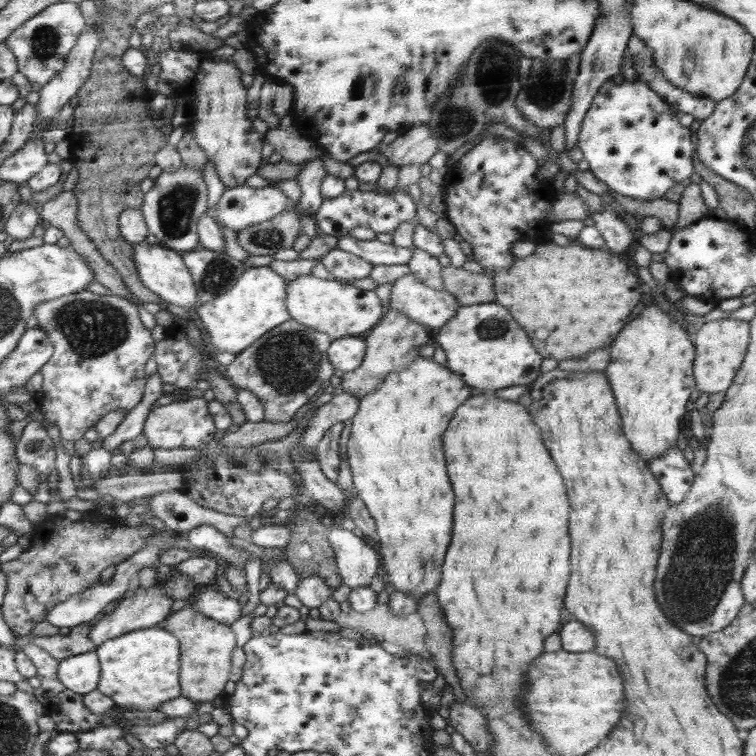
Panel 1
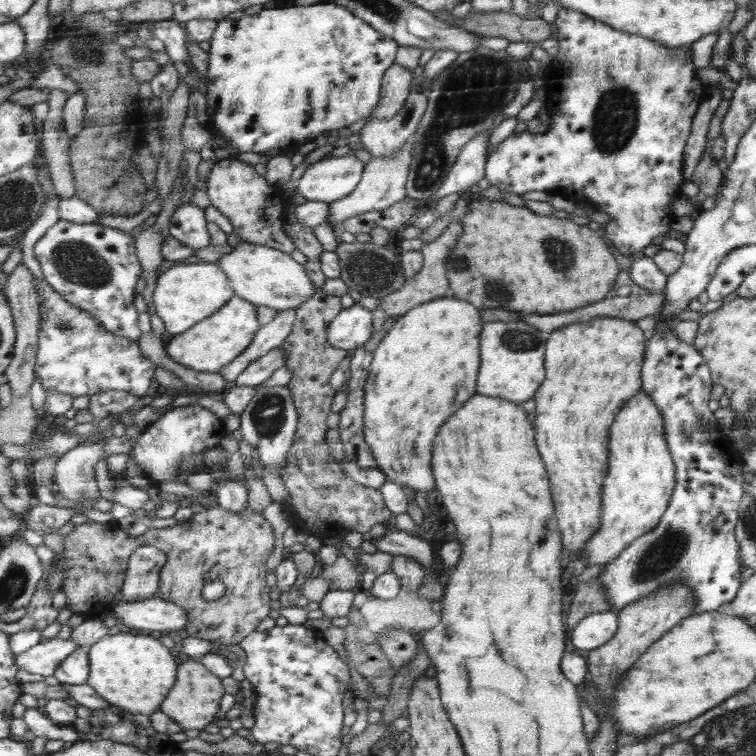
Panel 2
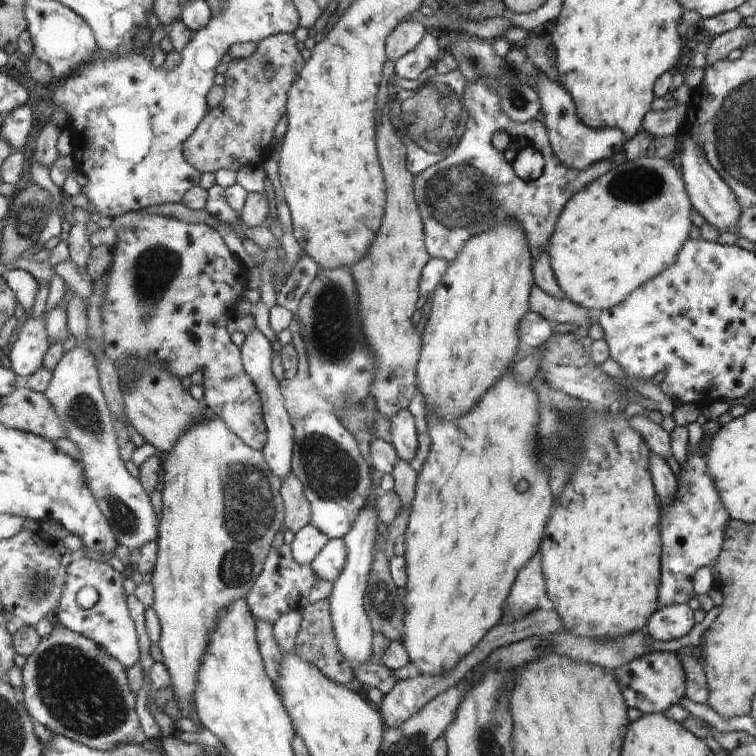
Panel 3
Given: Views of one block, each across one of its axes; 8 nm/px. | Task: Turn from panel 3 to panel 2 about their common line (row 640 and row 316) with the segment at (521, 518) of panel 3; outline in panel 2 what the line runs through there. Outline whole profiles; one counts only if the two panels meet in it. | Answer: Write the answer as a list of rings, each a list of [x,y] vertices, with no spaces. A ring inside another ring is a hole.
[[[451,295],[442,296],[419,304],[398,317],[374,350],[364,393],[363,437],[386,480],[422,492],[426,498],[436,488],[430,466],[432,440],[442,422],[476,394],[474,386],[481,358],[481,338],[478,336],[481,336],[483,324],[480,309],[473,303]]]

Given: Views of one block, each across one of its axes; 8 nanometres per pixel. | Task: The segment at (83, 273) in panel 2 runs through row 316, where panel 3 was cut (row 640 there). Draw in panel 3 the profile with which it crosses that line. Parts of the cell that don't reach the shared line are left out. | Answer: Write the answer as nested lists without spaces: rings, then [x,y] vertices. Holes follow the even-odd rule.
[[[83,557],[75,560],[69,568],[67,583],[59,606],[59,620],[74,632],[86,635],[99,642],[108,652],[123,662],[128,670],[140,663],[140,638],[136,622],[128,608],[128,594],[124,590],[126,573],[114,559],[93,560]],[[86,586],[93,586],[99,593],[100,600],[91,609],[78,604],[78,592]]]

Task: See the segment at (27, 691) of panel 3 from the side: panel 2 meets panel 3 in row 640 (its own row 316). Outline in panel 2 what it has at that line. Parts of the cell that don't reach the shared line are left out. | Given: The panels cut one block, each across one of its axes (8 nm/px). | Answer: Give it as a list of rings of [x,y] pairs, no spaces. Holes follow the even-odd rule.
[[[42,276],[36,277],[39,295],[41,298],[42,328],[40,334],[40,350],[36,372],[39,374],[43,385],[49,392],[65,392],[73,397],[94,396],[107,390],[128,390],[145,400],[145,394],[152,388],[154,374],[159,364],[143,355],[141,344],[124,336],[110,333],[110,330],[90,312],[72,304],[60,292],[54,289]]]

